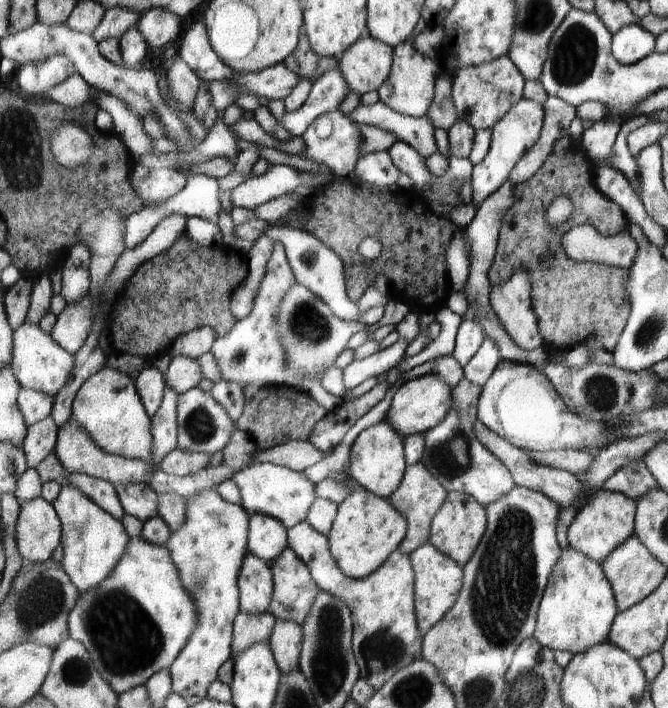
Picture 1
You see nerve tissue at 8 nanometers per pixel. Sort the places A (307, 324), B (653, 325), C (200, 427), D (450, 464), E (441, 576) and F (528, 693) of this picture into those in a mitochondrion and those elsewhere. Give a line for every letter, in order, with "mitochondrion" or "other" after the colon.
A: mitochondrion
B: mitochondrion
C: mitochondrion
D: mitochondrion
E: other
F: mitochondrion

